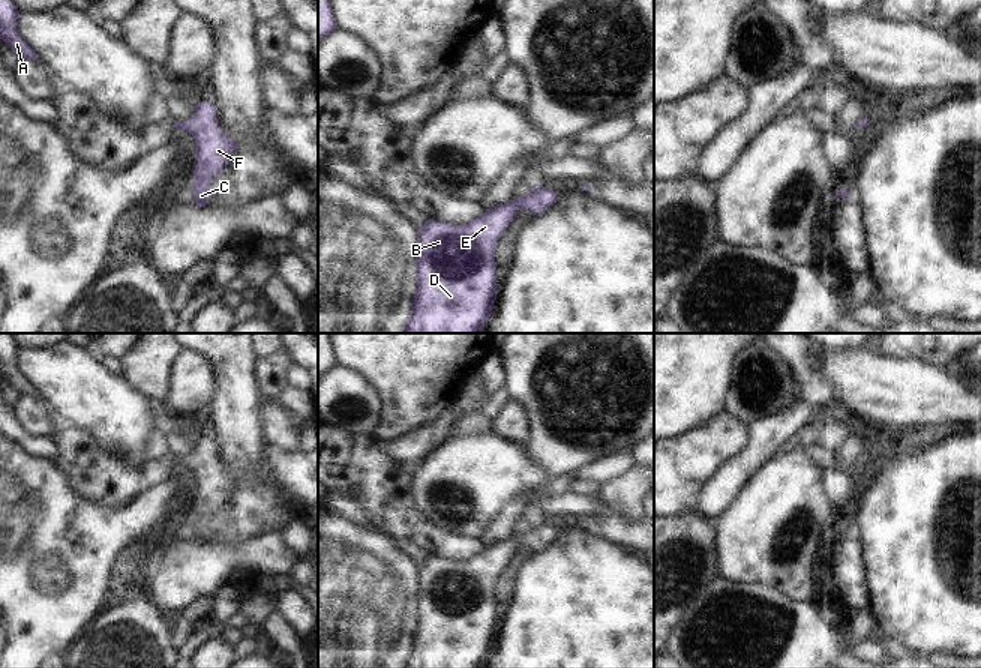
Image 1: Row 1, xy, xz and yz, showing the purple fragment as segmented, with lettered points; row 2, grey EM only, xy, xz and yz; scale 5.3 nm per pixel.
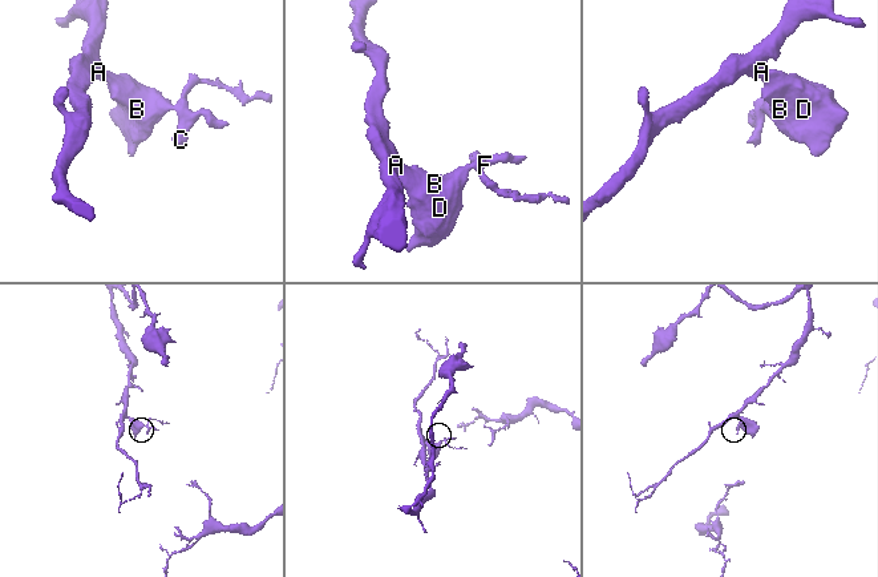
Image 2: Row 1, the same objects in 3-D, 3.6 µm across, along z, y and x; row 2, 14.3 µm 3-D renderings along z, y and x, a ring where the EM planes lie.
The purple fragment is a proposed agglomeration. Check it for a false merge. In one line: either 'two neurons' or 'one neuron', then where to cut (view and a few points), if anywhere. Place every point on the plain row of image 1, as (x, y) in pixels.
one neuron; cut none

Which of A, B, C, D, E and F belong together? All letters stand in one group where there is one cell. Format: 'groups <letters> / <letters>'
groups A B C D E F

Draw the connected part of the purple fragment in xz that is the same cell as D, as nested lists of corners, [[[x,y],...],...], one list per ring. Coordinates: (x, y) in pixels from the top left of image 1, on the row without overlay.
[[[538,521],[519,536],[512,534],[506,540],[492,542],[465,561],[429,555],[418,563],[417,620],[405,668],[482,668],[498,630],[495,602],[498,575],[520,545],[536,552],[552,543],[556,531],[554,525]]]

